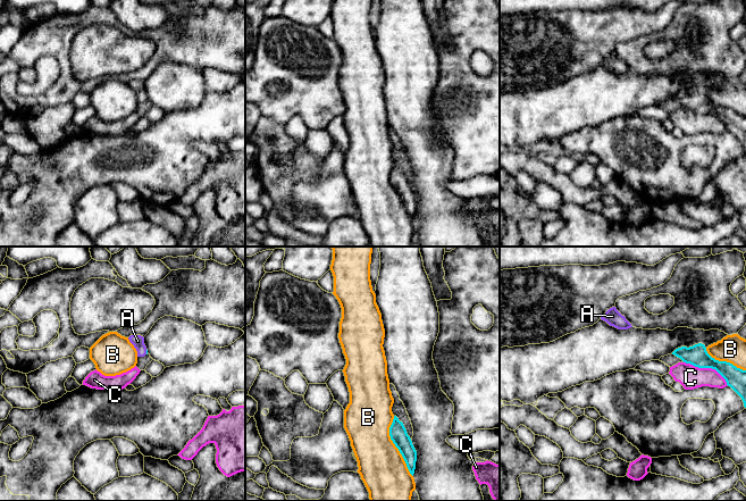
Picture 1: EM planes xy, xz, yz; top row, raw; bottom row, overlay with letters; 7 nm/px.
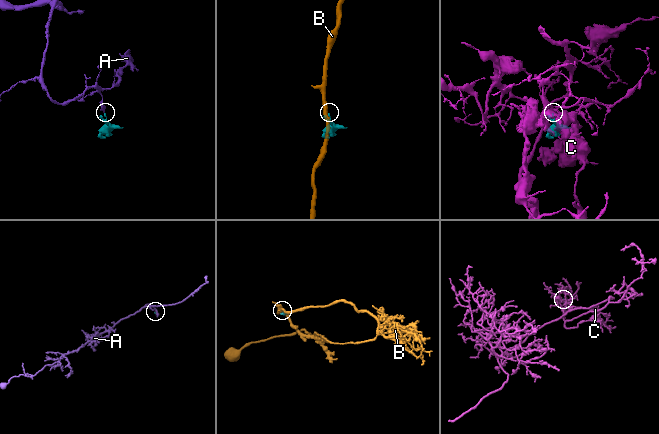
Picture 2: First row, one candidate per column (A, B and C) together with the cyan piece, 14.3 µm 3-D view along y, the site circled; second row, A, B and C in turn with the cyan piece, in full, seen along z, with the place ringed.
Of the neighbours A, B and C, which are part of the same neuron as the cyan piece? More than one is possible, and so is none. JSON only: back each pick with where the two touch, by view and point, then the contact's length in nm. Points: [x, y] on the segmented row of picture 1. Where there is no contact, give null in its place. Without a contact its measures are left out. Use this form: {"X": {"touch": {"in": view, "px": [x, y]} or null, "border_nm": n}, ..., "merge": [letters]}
{"A": {"touch": {"in": "xy", "px": [147, 352]}, "border_nm": 30}, "merge": ["A"]}

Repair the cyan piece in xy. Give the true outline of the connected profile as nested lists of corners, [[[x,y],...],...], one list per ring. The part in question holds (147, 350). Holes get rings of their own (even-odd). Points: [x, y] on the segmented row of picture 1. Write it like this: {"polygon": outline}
{"polygon": [[[131,335],[128,337],[129,342],[134,345],[137,351],[137,357],[144,357],[148,354],[146,346],[144,344],[144,337],[141,335]]]}

